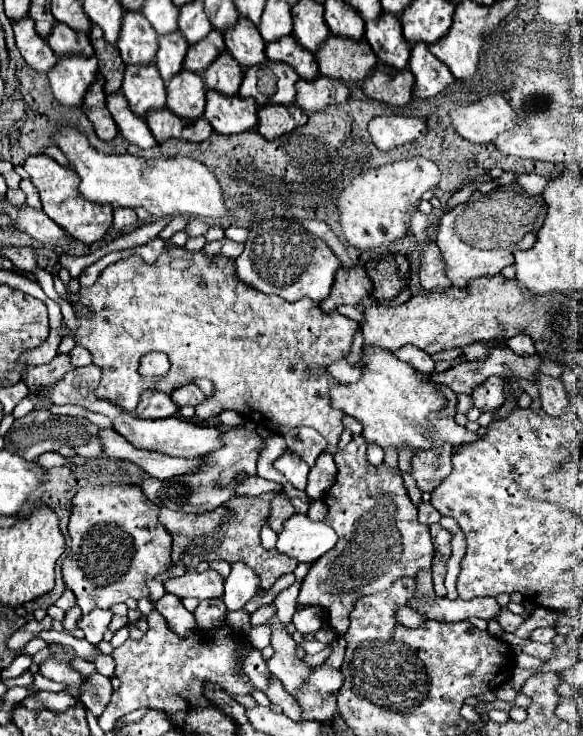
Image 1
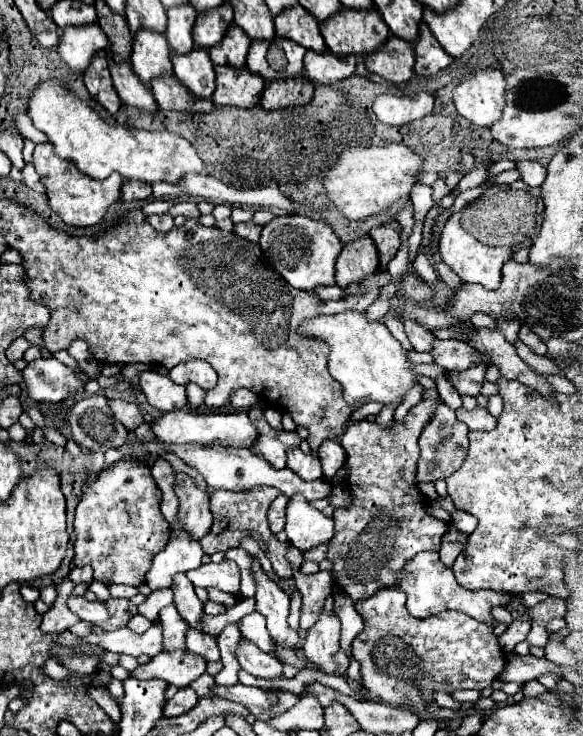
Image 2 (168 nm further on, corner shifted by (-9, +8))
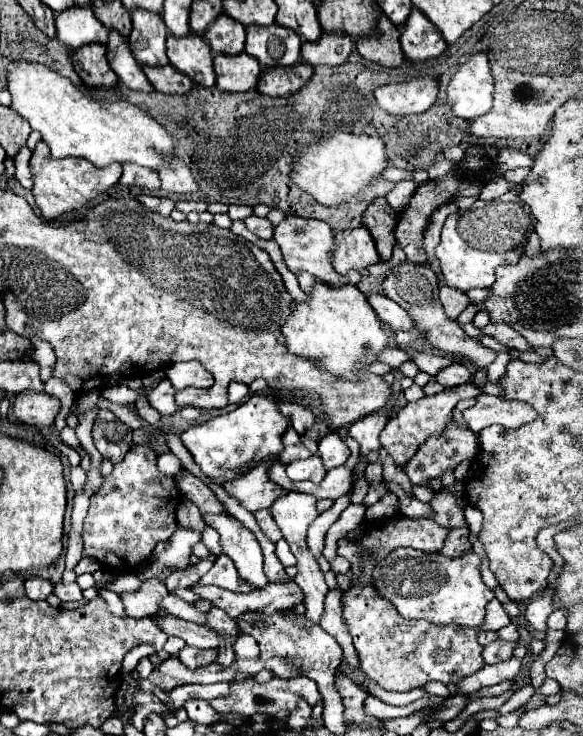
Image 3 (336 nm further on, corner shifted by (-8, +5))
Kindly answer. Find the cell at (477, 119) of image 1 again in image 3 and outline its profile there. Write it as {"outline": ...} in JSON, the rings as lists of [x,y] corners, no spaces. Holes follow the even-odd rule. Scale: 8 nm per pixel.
{"outline":[[[486,53],[474,55],[448,83],[448,105],[462,119],[478,119],[492,109],[494,79]]]}

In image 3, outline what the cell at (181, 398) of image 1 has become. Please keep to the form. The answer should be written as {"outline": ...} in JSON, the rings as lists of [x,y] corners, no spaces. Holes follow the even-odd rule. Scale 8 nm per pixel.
{"outline":[[[184,361],[184,363],[174,363],[172,367],[166,369],[166,377],[176,389],[184,387],[200,387],[208,389],[214,385],[214,377],[210,375],[208,369],[204,369],[198,361]]]}

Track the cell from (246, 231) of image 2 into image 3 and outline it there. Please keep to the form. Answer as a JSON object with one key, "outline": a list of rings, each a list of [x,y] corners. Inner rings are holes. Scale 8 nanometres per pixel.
{"outline":[[[250,215],[244,219],[244,223],[246,223],[248,231],[252,231],[260,239],[272,239],[272,235],[274,235],[274,227],[270,225],[268,219],[260,219],[260,217]]]}

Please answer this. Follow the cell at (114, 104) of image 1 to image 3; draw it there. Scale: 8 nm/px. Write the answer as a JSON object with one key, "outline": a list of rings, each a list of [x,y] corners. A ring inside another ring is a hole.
{"outline":[[[110,31],[108,43],[106,43],[106,57],[108,63],[112,67],[112,71],[118,75],[120,83],[132,91],[154,91],[154,87],[148,83],[142,67],[136,63],[136,59],[132,59],[128,41],[122,39],[122,35],[118,35],[116,31]]]}

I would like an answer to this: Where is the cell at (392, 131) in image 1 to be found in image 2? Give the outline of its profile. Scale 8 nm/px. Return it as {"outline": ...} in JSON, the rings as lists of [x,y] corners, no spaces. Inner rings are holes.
{"outline":[[[419,92],[415,96],[393,96],[379,94],[373,102],[373,110],[377,118],[391,126],[403,126],[407,122],[419,120],[433,110],[433,94]]]}

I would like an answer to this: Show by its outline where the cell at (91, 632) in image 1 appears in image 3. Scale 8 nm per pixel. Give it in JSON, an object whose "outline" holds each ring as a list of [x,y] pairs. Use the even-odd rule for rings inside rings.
{"outline":[[[56,583],[54,585],[54,593],[62,599],[62,601],[82,601],[82,589],[76,583]]]}

